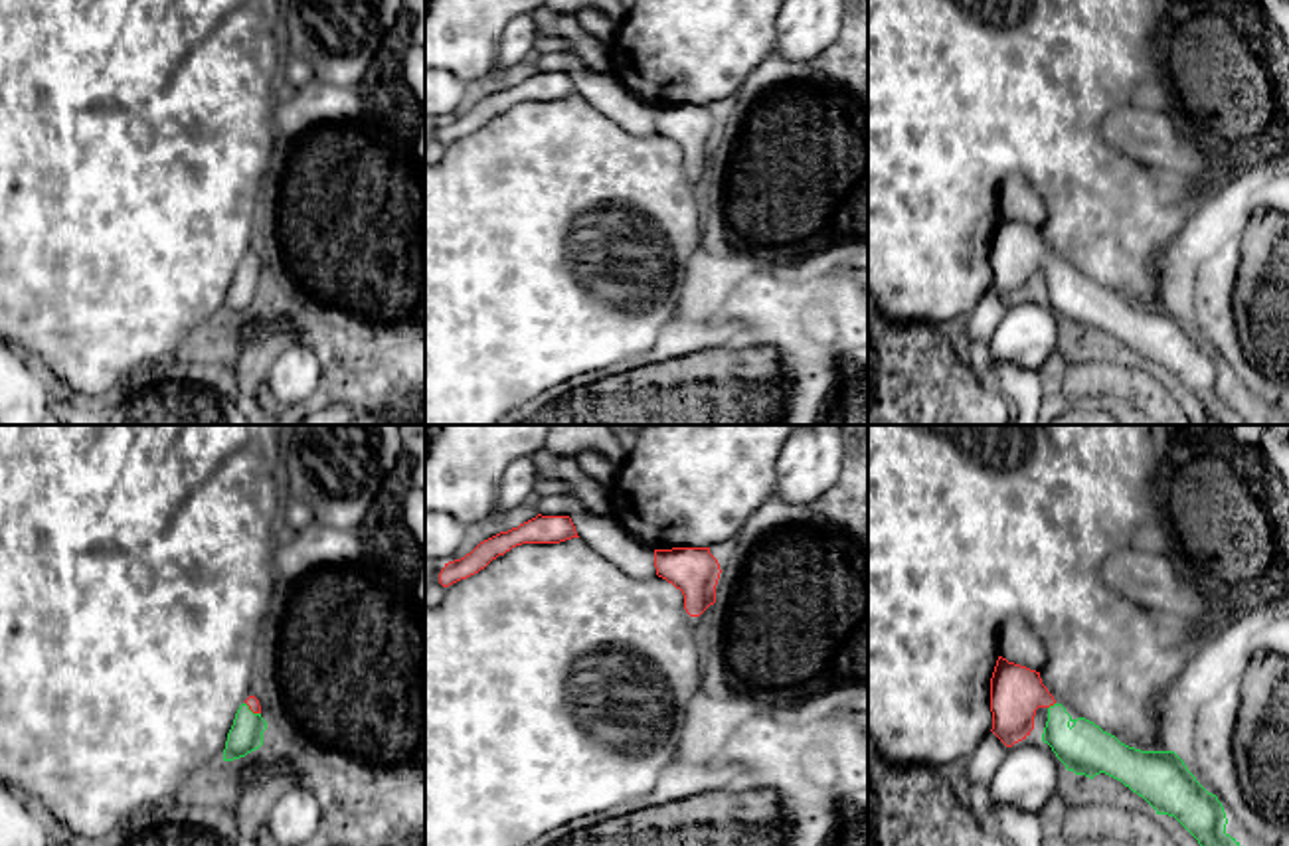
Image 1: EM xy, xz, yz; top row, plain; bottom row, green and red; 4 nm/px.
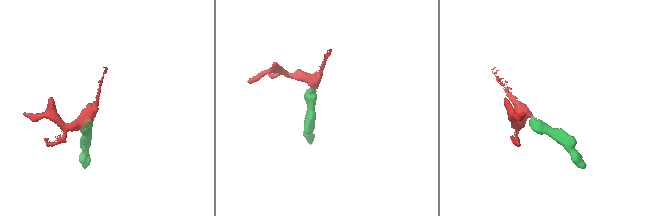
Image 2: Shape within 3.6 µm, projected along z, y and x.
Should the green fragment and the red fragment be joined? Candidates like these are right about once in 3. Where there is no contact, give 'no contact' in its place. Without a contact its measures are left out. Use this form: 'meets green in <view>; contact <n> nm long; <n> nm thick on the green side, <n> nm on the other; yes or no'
meets green in yz; contact 40 nm long; 200 nm thick on the green side, 220 nm on the other; yes

